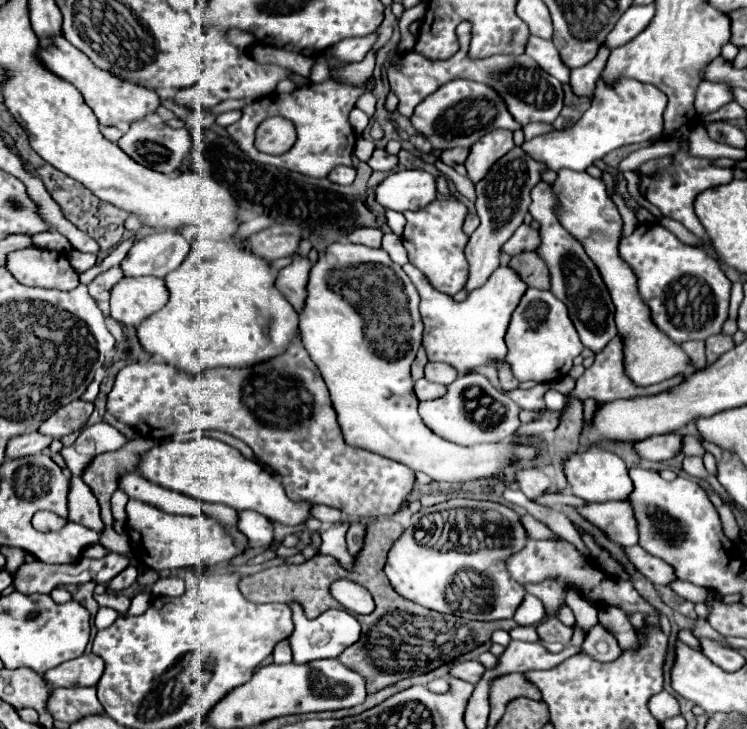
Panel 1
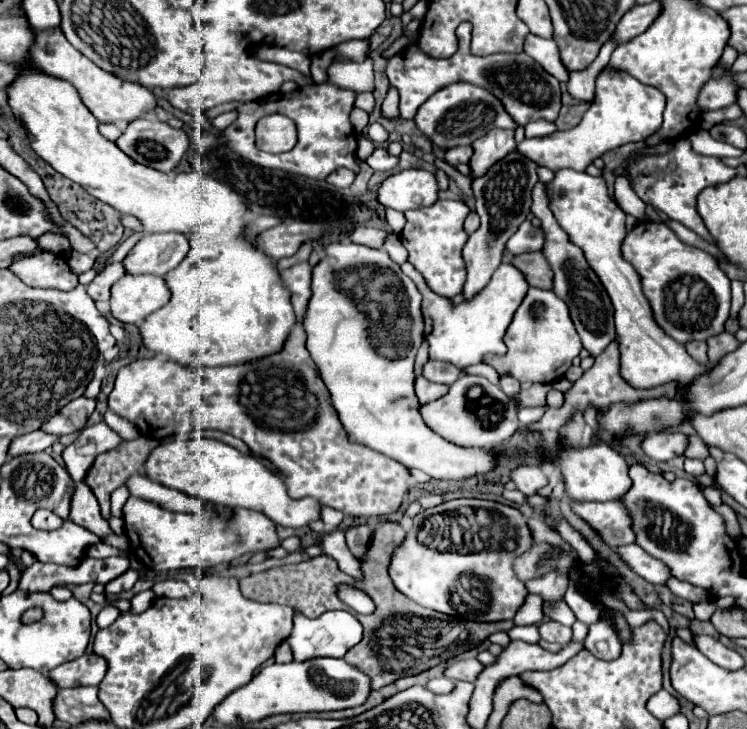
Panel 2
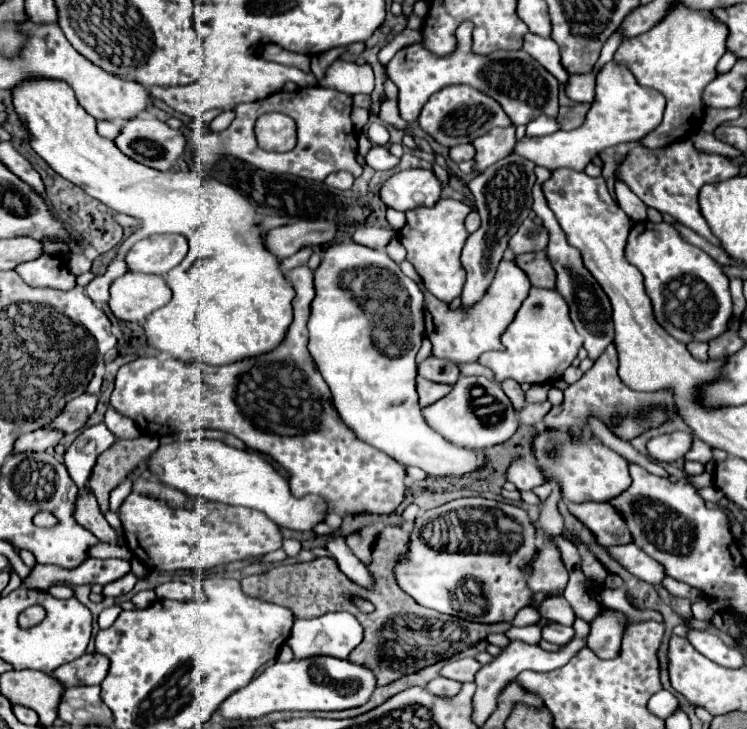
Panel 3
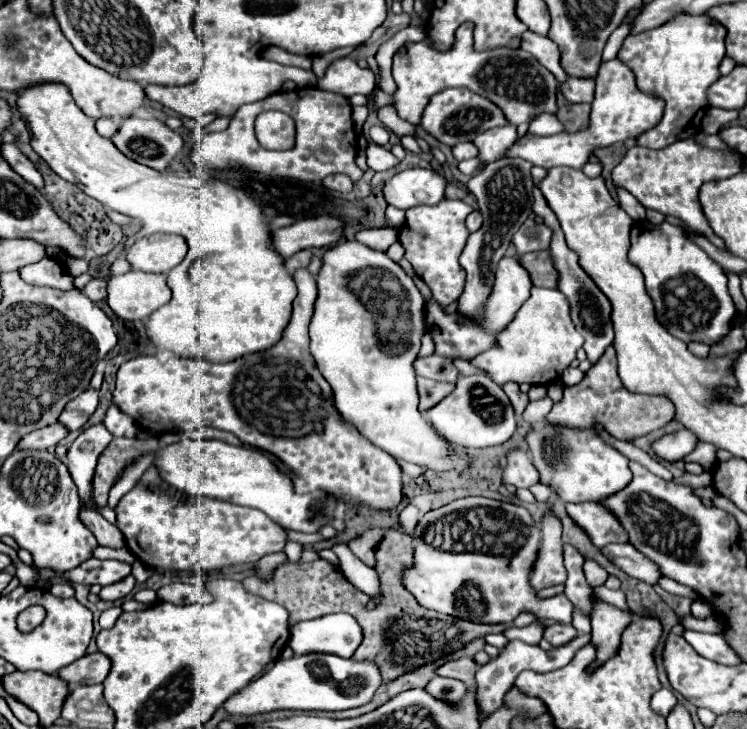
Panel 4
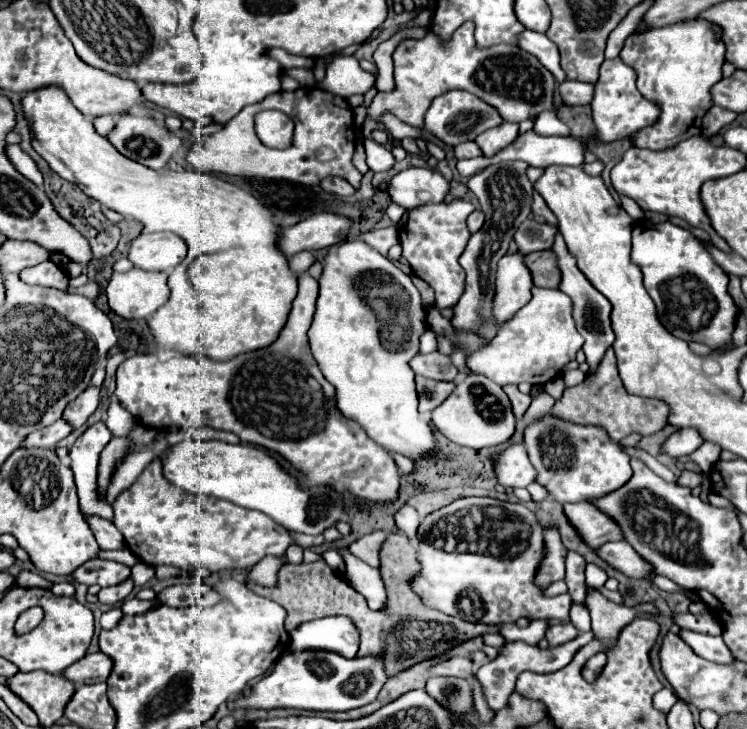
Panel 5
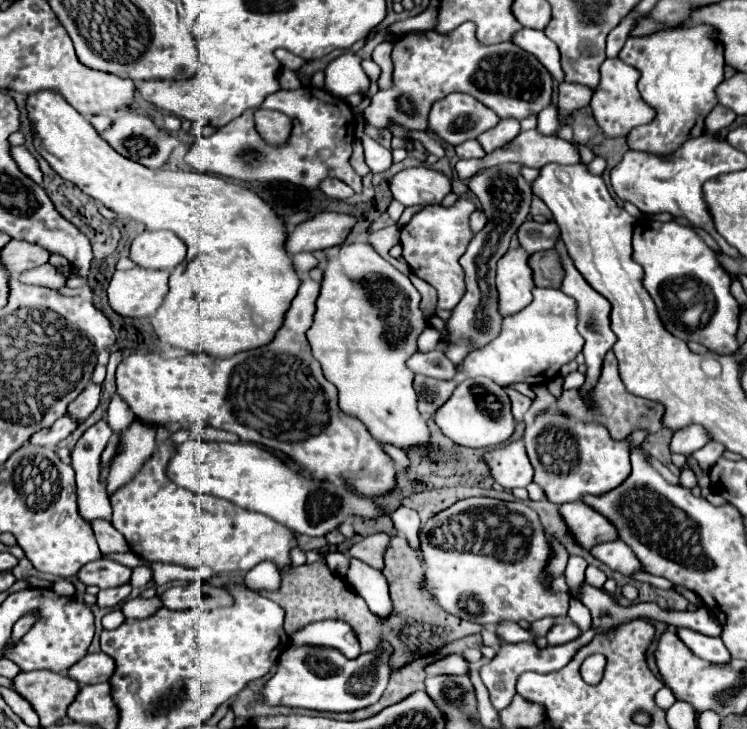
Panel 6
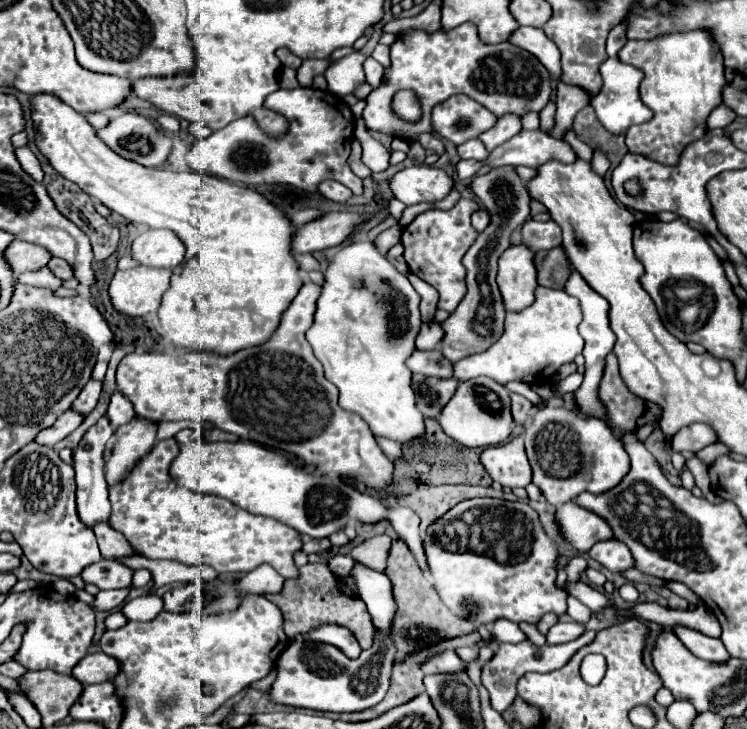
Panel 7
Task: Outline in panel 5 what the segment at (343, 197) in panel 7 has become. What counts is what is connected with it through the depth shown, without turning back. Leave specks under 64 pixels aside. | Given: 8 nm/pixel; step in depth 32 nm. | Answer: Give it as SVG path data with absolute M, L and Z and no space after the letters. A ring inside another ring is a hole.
M328 176L320 182L320 186L326 190L326 192L332 192L332 194L340 194L340 196L350 196L354 194L354 188L352 184L342 178L342 176Z

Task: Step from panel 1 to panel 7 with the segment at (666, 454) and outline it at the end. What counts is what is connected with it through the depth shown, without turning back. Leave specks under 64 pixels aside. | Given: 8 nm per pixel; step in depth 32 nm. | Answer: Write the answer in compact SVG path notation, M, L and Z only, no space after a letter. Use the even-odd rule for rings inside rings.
M690 424L688 428L682 428L672 438L672 450L674 452L698 452L704 446L716 442L716 434L712 434L712 428L706 424Z

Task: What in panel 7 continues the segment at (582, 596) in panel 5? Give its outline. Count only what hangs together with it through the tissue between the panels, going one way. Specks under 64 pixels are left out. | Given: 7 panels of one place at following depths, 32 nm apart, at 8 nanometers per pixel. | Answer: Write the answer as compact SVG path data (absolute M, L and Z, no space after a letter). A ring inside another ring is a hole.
M574 556L568 566L566 566L566 574L568 574L568 582L580 582L582 572L588 567L587 561L582 556Z

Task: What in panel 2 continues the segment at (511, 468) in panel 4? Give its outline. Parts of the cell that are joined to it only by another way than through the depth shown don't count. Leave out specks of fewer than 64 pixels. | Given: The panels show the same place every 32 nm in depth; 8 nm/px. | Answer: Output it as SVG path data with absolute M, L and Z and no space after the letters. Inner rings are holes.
M522 466L512 472L512 482L518 484L518 490L522 490L526 496L532 496L548 484L548 478L538 466Z

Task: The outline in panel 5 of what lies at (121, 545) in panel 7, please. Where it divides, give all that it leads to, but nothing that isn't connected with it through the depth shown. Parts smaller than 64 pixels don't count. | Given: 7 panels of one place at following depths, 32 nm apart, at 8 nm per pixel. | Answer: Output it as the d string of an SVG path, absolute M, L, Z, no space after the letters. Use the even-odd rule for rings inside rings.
M84 516L84 520L90 526L90 530L94 532L100 548L104 548L104 550L126 548L124 536L118 532L118 528L112 522L108 522L108 520L100 518L100 516Z

